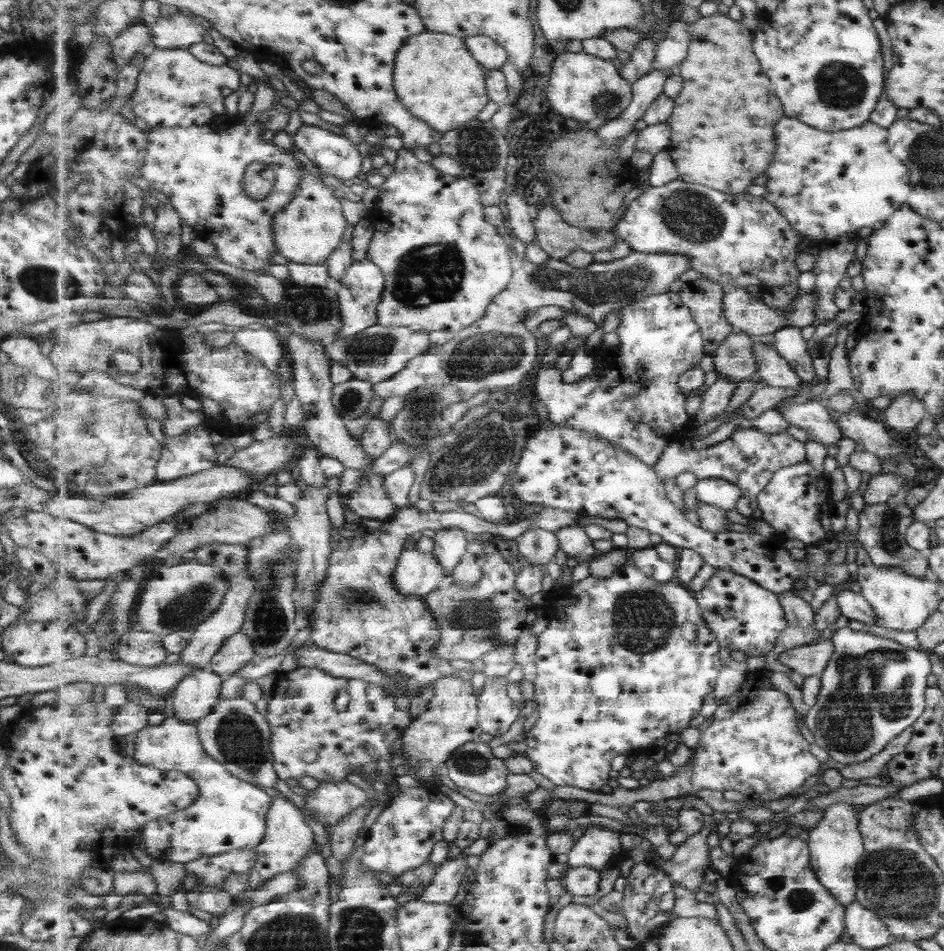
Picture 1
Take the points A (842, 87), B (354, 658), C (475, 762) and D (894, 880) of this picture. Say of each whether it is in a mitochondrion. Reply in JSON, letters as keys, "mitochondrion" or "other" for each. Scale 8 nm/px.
{"A":"mitochondrion","B":"other","C":"mitochondrion","D":"mitochondrion"}

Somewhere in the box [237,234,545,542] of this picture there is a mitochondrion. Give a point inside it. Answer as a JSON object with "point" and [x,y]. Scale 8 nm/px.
{"point":[429,273]}

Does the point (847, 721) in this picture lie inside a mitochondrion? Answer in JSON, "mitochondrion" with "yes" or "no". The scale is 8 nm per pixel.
{"mitochondrion":"yes"}

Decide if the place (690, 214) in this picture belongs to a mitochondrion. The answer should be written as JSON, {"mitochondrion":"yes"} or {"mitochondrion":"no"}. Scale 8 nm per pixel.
{"mitochondrion":"yes"}

